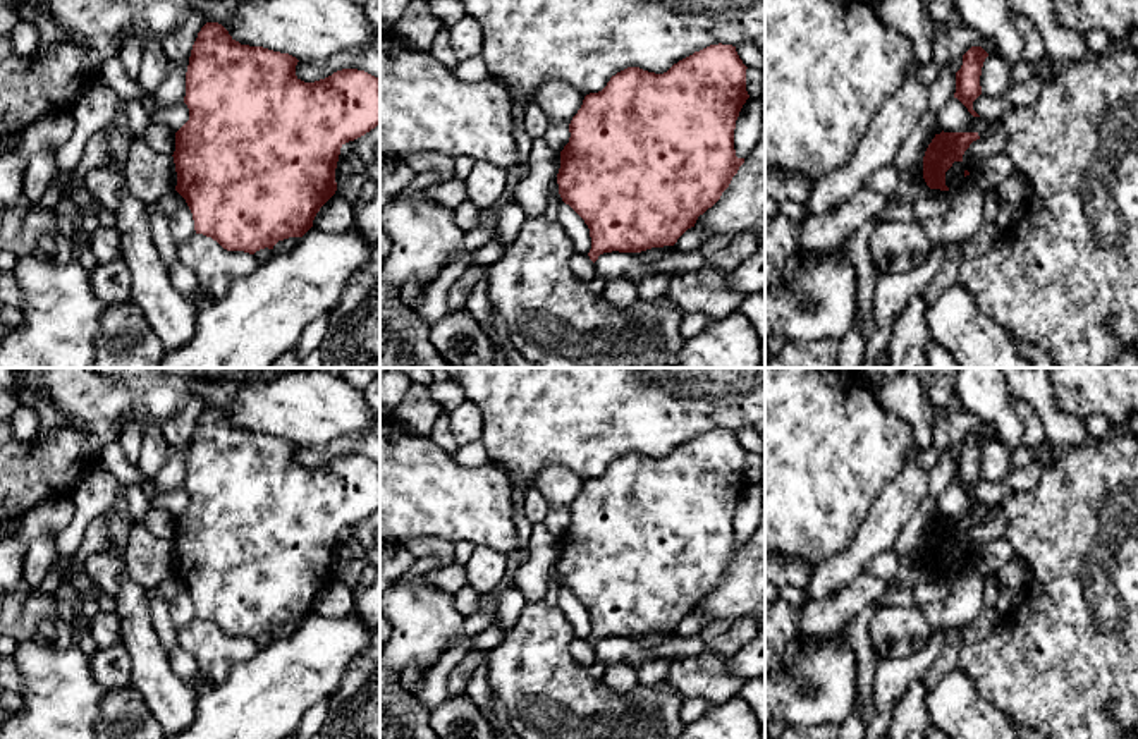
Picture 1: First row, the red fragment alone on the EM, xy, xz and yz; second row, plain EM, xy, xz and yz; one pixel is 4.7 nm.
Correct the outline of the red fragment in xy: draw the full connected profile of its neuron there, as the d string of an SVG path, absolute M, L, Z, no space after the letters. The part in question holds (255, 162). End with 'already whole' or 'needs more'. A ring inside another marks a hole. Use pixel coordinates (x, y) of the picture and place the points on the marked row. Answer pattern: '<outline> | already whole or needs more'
M206 22L193 45L186 72L184 103L189 108L189 120L175 132L174 163L177 172L175 191L186 199L196 234L217 241L227 251L244 251L254 254L260 249L273 249L278 241L303 237L311 227L320 208L335 194L335 168L340 148L354 141L380 124L380 79L358 69L342 69L332 76L304 82L296 76L297 58L289 53L273 52L263 46L249 46L236 41L218 22Z | already whole

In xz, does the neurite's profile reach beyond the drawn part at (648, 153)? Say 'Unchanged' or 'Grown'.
Unchanged

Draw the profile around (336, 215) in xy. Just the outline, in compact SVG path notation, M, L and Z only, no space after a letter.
M339 192L320 208L313 220L313 227L327 232L347 230L354 222L352 205Z

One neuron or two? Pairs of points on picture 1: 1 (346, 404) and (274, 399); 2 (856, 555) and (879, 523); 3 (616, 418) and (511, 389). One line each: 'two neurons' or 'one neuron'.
1: one neuron
2: one neuron
3: one neuron

